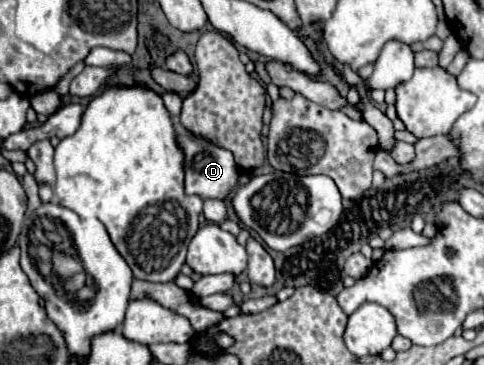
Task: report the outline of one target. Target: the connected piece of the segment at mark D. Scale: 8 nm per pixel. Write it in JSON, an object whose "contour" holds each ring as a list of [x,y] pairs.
{"contour":[[[192,133],[178,135],[178,145],[184,153],[184,191],[188,195],[198,195],[206,201],[206,199],[226,199],[234,191],[240,169],[236,167],[234,157],[228,149],[214,145],[204,137],[194,137]]]}

